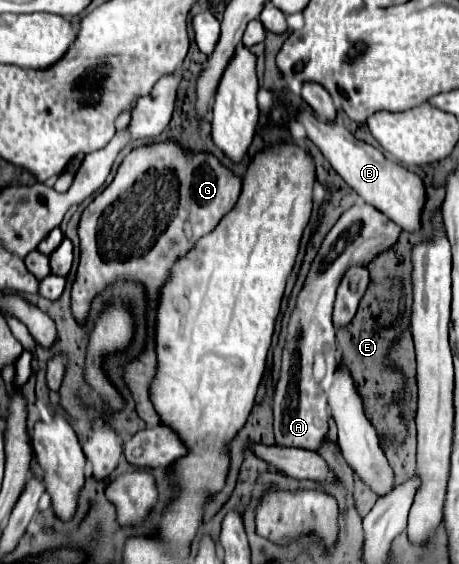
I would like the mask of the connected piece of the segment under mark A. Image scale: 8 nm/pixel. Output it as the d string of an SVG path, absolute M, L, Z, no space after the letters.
M371 204L351 206L347 212L341 214L337 224L325 236L317 258L311 264L307 274L305 286L297 296L297 306L289 320L289 334L287 344L283 350L283 364L281 364L281 378L275 390L275 444L285 448L305 448L305 450L319 450L327 440L329 430L329 410L327 400L317 382L313 380L313 358L317 352L335 354L335 328L331 322L335 290L343 278L343 274L351 266L367 266L375 256L393 248L399 240L401 226L393 224L383 212L373 208Z

